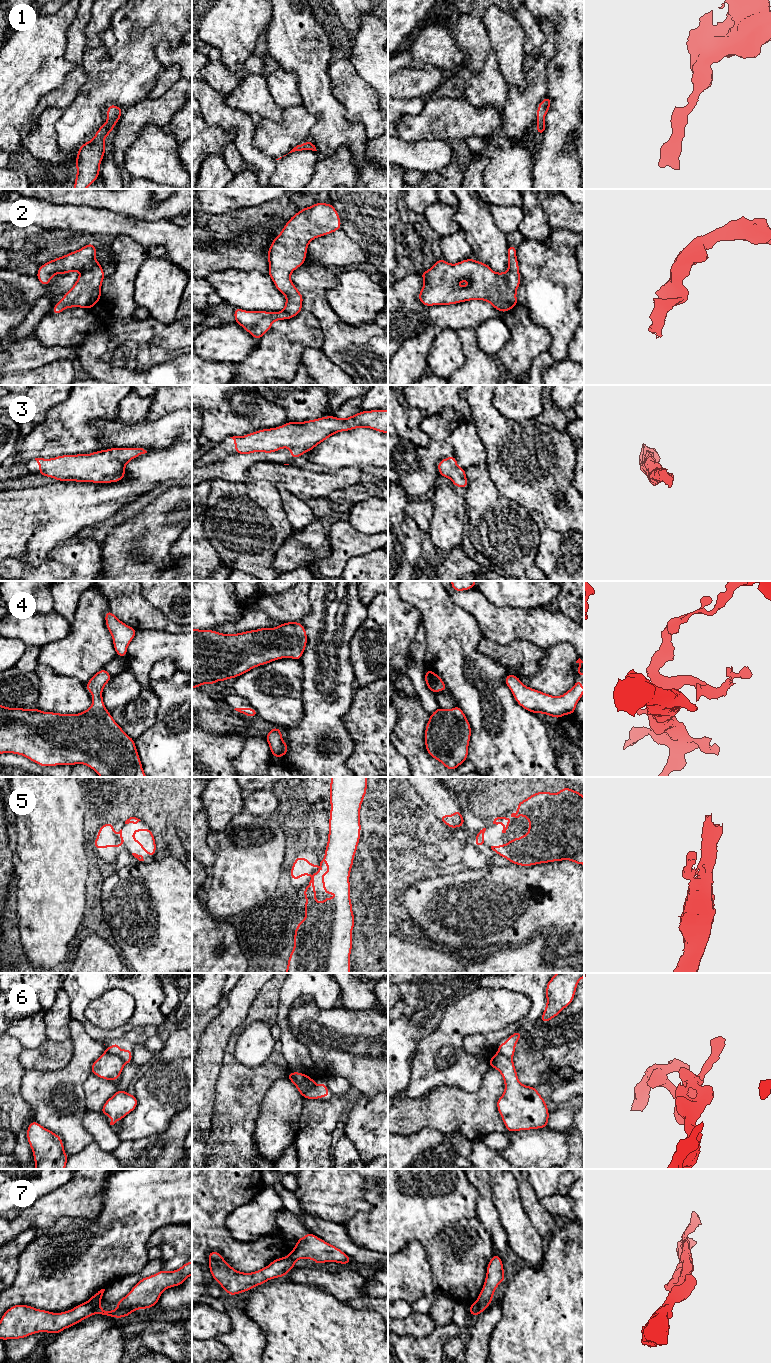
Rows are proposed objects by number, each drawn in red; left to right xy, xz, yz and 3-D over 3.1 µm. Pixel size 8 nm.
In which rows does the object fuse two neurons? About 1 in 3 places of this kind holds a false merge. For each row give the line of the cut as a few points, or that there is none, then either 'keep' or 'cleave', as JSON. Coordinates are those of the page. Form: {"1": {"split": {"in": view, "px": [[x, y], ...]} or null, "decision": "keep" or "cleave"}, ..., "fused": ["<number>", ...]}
{"1": {"split": null, "decision": "keep"}, "2": {"split": null, "decision": "keep"}, "3": {"split": null, "decision": "keep"}, "4": {"split": null, "decision": "keep"}, "5": {"split": {"in": "xy", "px": [[116, 834], [122, 842]]}, "decision": "cleave"}, "6": {"split": {"in": "xy", "px": [[105, 1050], [116, 1054], [125, 1063]]}, "decision": "cleave"}, "7": {"split": {"in": "xy", "px": [[99, 1301], [94, 1312]]}, "decision": "cleave"}, "fused": ["5", "6", "7"]}

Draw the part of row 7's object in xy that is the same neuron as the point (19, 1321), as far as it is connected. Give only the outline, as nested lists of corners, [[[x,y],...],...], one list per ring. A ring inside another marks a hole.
[[[105,1289],[94,1294],[87,1302],[71,1310],[52,1313],[28,1305],[11,1306],[0,1319],[0,1339],[21,1339],[34,1333],[58,1334],[95,1314],[96,1304],[101,1302]]]

